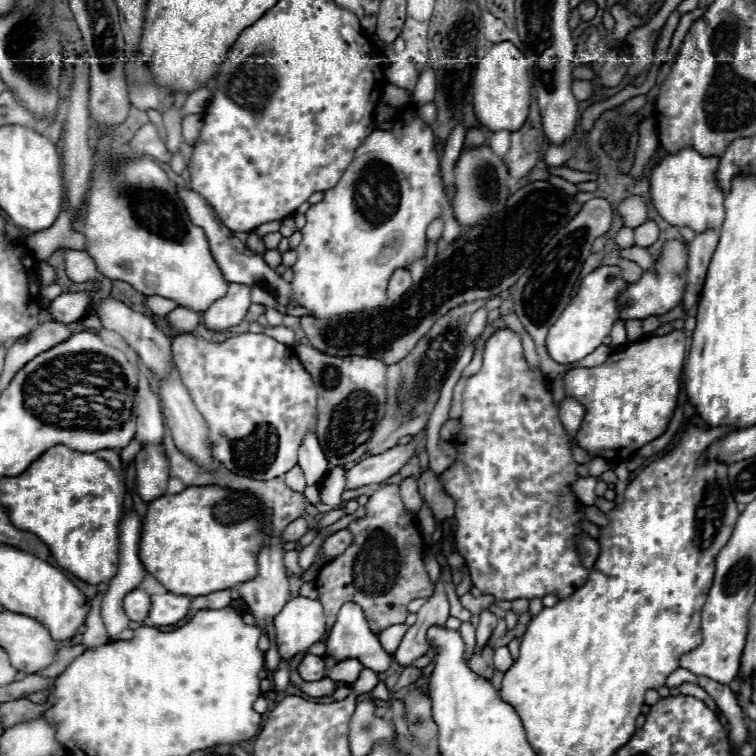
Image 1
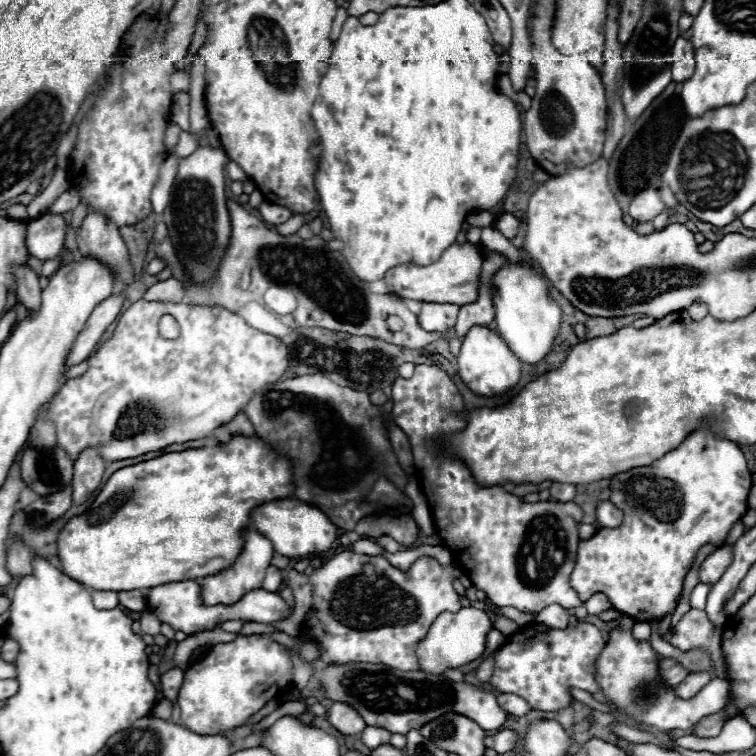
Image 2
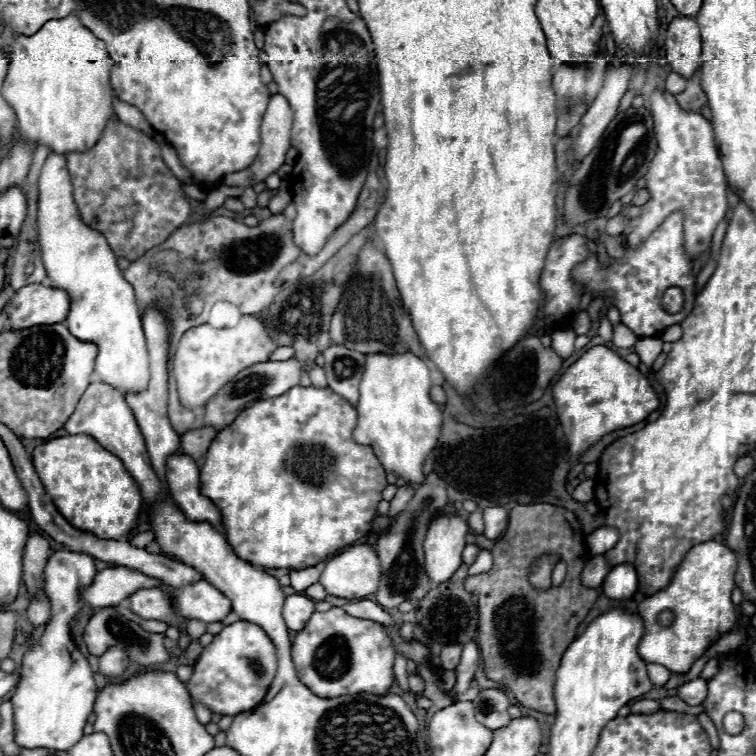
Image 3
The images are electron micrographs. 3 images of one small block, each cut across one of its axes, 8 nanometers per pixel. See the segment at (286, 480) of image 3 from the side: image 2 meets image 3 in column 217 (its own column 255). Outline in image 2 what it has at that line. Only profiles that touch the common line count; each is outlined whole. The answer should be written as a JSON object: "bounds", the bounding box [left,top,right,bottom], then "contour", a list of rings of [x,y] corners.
{"bounds":[58,436,294,592],"contour":[[[234,436],[228,444],[218,444],[210,452],[208,452],[208,448],[192,448],[192,450],[184,450],[184,452],[164,454],[160,458],[146,460],[146,462],[140,462],[136,466],[126,466],[126,468],[116,470],[110,476],[110,480],[104,484],[100,494],[94,498],[94,502],[90,506],[92,510],[88,508],[84,514],[70,518],[64,524],[64,528],[60,530],[60,534],[58,534],[58,560],[60,560],[62,572],[68,578],[84,584],[90,590],[104,590],[104,592],[108,592],[108,590],[112,590],[112,592],[142,590],[142,588],[154,588],[154,586],[168,584],[168,582],[180,582],[180,580],[194,580],[194,578],[212,576],[212,574],[228,568],[236,560],[236,556],[240,554],[240,550],[242,550],[240,530],[248,526],[248,520],[250,520],[248,512],[252,508],[264,504],[264,502],[288,496],[288,494],[292,494],[292,490],[294,490],[294,486],[292,486],[290,462],[286,458],[280,458],[278,454],[274,454],[258,436],[248,436],[248,438],[246,436]]]}

